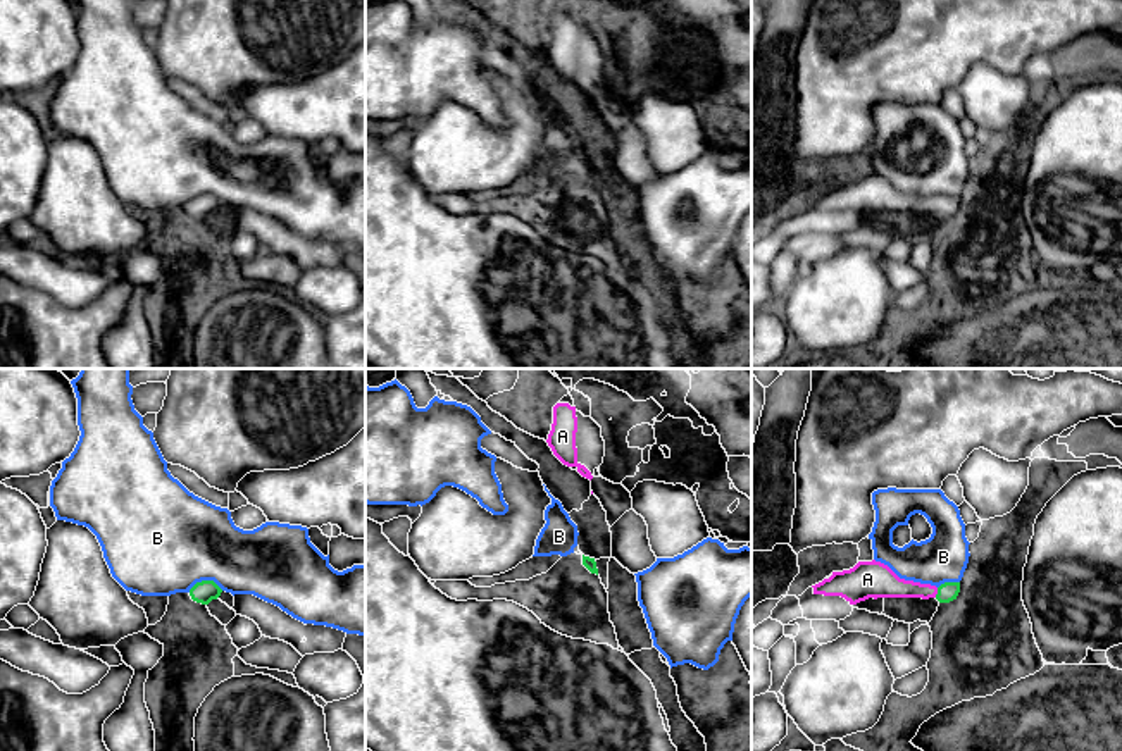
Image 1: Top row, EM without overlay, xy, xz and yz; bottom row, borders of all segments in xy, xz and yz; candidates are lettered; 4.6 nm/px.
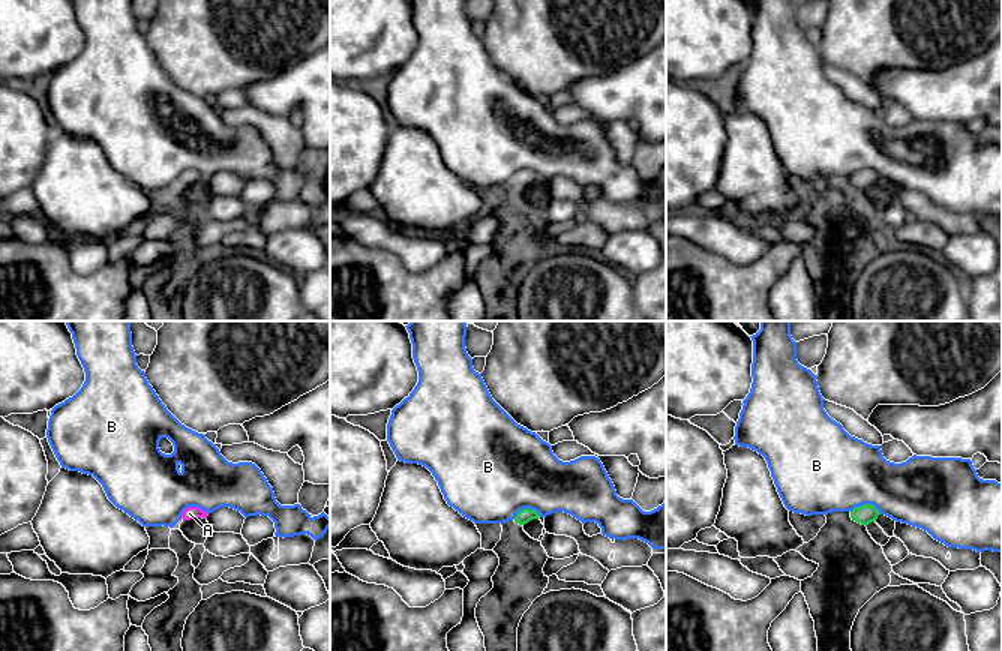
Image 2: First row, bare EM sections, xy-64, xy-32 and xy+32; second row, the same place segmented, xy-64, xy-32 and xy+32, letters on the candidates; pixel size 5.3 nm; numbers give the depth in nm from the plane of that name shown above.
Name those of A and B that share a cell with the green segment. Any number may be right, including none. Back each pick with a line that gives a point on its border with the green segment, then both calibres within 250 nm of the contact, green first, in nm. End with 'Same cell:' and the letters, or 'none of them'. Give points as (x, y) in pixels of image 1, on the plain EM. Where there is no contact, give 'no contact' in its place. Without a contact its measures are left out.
A: yz (938, 207) | 90/130 nm
Same cell: A

